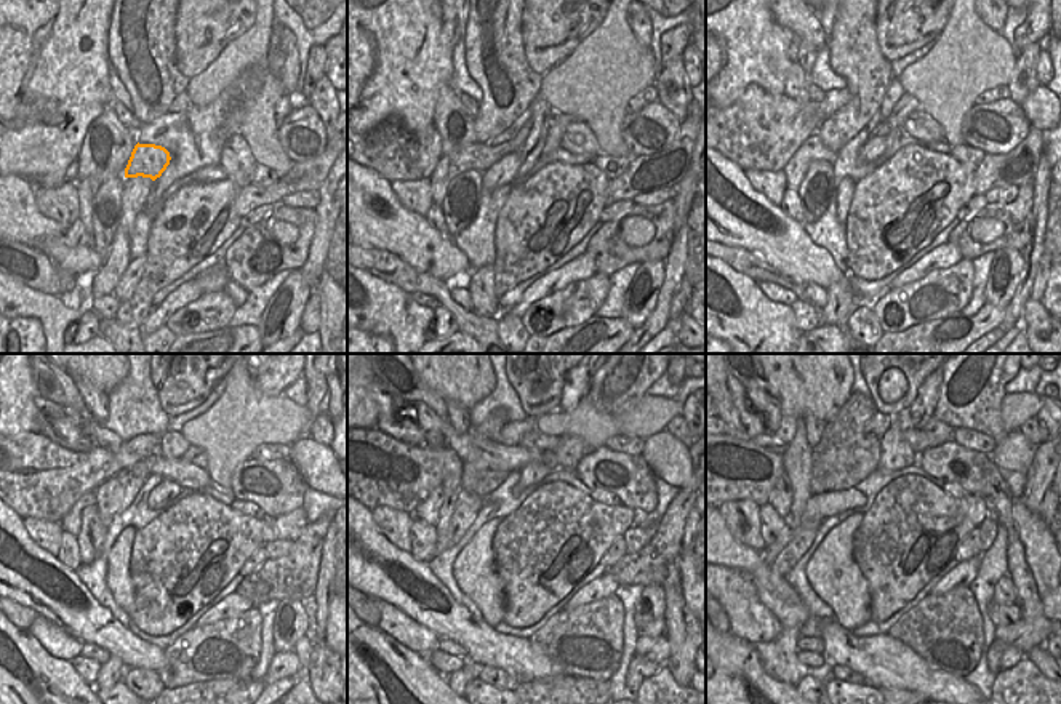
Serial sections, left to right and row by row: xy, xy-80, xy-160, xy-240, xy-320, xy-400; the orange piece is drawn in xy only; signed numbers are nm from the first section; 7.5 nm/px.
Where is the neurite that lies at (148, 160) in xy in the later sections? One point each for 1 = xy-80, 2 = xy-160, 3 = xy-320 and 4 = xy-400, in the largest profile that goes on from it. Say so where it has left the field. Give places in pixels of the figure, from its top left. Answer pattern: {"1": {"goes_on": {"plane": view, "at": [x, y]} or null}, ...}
{"1": {"goes_on": {"plane": "xy-80", "at": [520, 136]}}, "2": {"goes_on": {"plane": "xy-160", "at": [895, 90]}}, "3": {"goes_on": {"plane": "xy-320", "at": [533, 439]}}, "4": {"goes_on": {"plane": "xy-400", "at": [919, 440]}}}

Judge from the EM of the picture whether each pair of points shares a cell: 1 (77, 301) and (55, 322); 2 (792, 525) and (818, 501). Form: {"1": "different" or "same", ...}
{"1": "different", "2": "same"}

